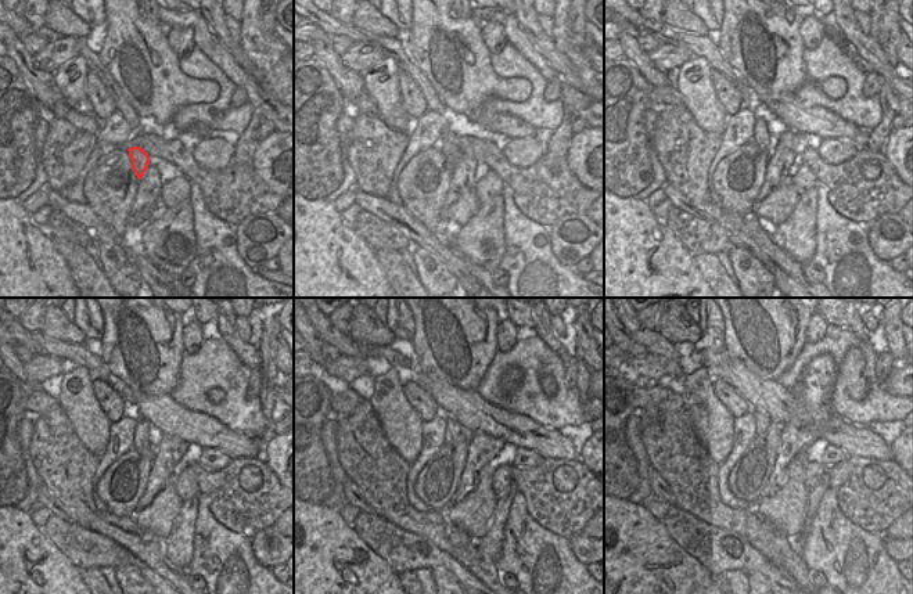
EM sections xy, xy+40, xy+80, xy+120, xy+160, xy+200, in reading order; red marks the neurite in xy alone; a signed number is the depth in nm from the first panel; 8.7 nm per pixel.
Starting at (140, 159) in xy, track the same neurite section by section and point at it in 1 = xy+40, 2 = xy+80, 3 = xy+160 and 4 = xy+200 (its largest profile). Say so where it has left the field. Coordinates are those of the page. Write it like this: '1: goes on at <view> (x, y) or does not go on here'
1: goes on at xy+40 (452, 152)
2: goes on at xy+80 (762, 139)
3: goes on at xy+160 (453, 429)
4: goes on at xy+200 (762, 421)

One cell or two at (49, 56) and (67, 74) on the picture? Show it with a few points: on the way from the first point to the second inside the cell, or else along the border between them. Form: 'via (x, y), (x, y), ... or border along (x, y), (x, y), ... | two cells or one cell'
border along (79, 56), (61, 64), (53, 72) | two cells

